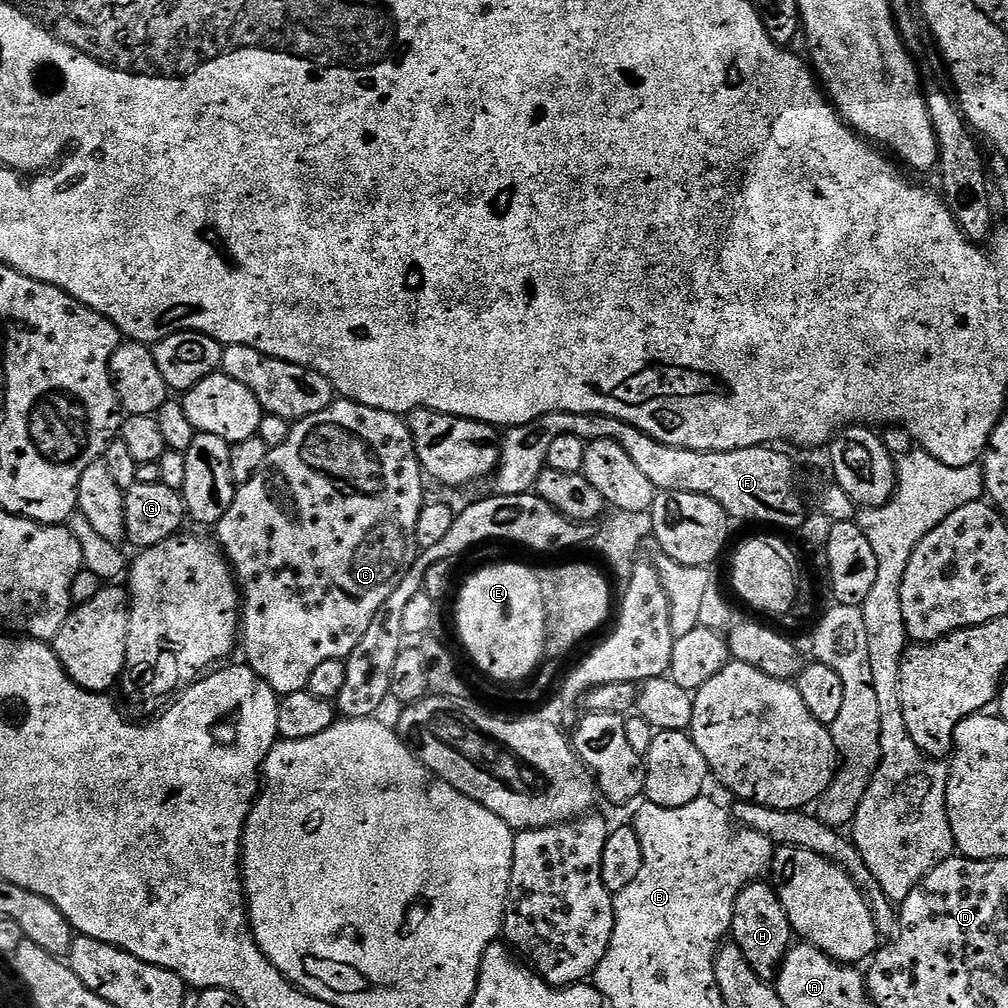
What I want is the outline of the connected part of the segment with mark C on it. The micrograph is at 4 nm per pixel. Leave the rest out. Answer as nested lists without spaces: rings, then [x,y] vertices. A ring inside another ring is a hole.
[[[343,398],[337,399],[326,410],[322,410],[322,414],[310,414],[310,418],[302,418],[295,421],[288,429],[288,437],[284,444],[269,451],[266,462],[262,466],[262,470],[258,470],[258,474],[254,474],[254,478],[250,478],[250,482],[239,485],[236,489],[236,497],[230,506],[230,510],[226,510],[226,514],[214,526],[214,539],[220,546],[220,551],[228,557],[229,564],[232,565],[232,574],[236,577],[236,583],[240,589],[240,626],[238,629],[238,644],[242,649],[244,647],[243,659],[246,661],[247,667],[254,669],[260,679],[265,680],[273,690],[280,696],[289,696],[295,692],[305,691],[310,682],[310,674],[314,674],[314,670],[322,662],[330,662],[331,660],[347,660],[348,655],[354,650],[354,646],[358,646],[358,641],[362,639],[362,634],[366,634],[366,629],[370,627],[370,622],[374,618],[374,614],[378,614],[378,606],[382,606],[382,602],[386,602],[386,598],[390,598],[390,590],[394,590],[394,586],[398,586],[398,582],[402,578],[402,574],[408,569],[410,563],[410,555],[408,556],[408,547],[411,549],[416,542],[416,527],[418,526],[418,514],[424,508],[426,497],[424,497],[424,480],[425,473],[420,467],[420,459],[416,457],[416,447],[412,441],[412,435],[408,429],[407,423],[397,413],[387,412],[386,410],[374,410],[370,406],[362,406],[356,404],[352,400]]]

